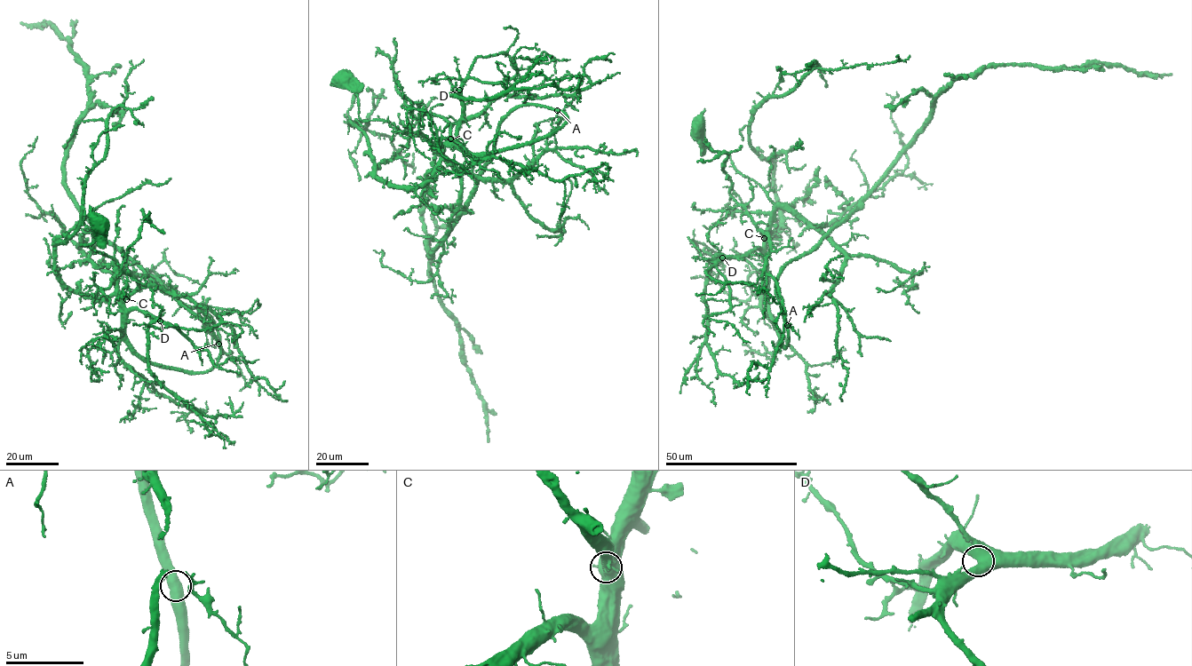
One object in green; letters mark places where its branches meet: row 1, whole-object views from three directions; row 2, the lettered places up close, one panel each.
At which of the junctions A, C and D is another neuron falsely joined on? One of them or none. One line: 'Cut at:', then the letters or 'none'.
Cut at: none

